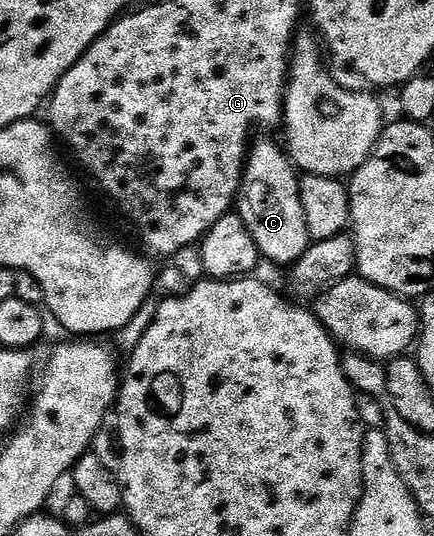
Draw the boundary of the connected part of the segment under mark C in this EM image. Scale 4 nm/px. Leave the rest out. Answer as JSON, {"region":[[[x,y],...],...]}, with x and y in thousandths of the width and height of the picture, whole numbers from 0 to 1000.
{"region":[[[588,263],[576,272],[558,319],[555,351],[541,373],[541,394],[608,485],[615,481],[643,494],[673,496],[721,451],[691,364],[691,332],[664,287],[624,263]]]}

